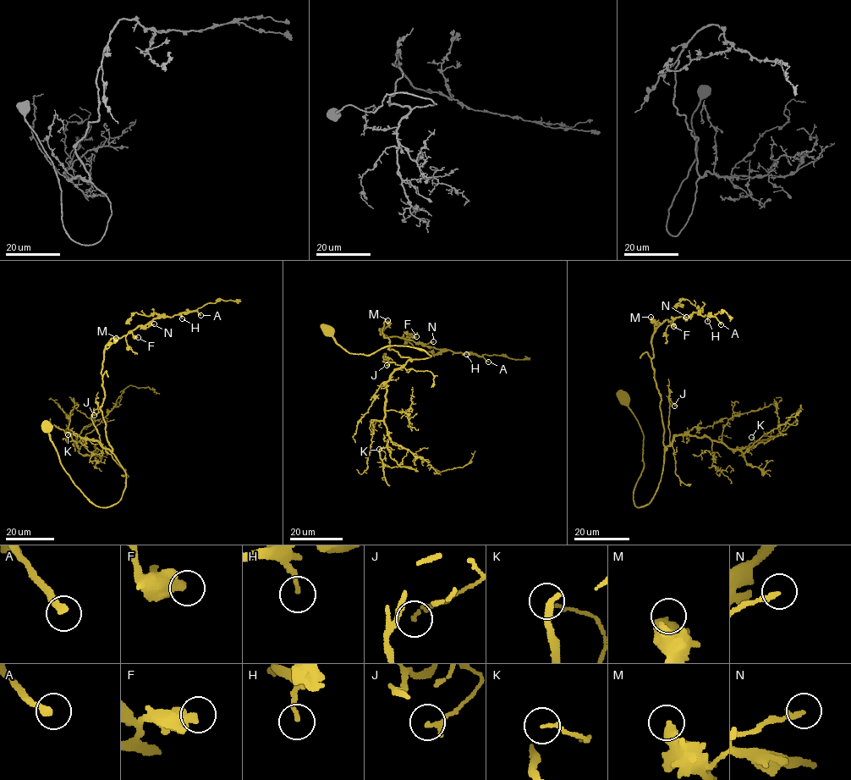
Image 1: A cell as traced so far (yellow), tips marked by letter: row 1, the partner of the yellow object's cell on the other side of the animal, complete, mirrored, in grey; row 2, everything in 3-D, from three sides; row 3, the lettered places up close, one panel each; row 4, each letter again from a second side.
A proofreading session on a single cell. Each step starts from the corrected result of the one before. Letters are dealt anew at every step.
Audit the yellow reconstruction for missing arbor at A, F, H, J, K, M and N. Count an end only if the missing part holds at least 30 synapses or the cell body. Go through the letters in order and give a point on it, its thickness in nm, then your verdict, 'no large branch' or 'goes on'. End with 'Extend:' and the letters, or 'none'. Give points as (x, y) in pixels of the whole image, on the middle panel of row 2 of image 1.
A: place (488, 362); calibre 280 nm; goes on
F: place (416, 336); calibre 550 nm; no large branch
H: place (466, 354); calibre 160 nm; no large branch
J: place (387, 365); calibre 120 nm; no large branch
K: place (379, 449); calibre 110 nm; no large branch
M: place (387, 320); calibre 440 nm; no large branch
N: place (433, 341); calibre 200 nm; no large branch
Extend: A

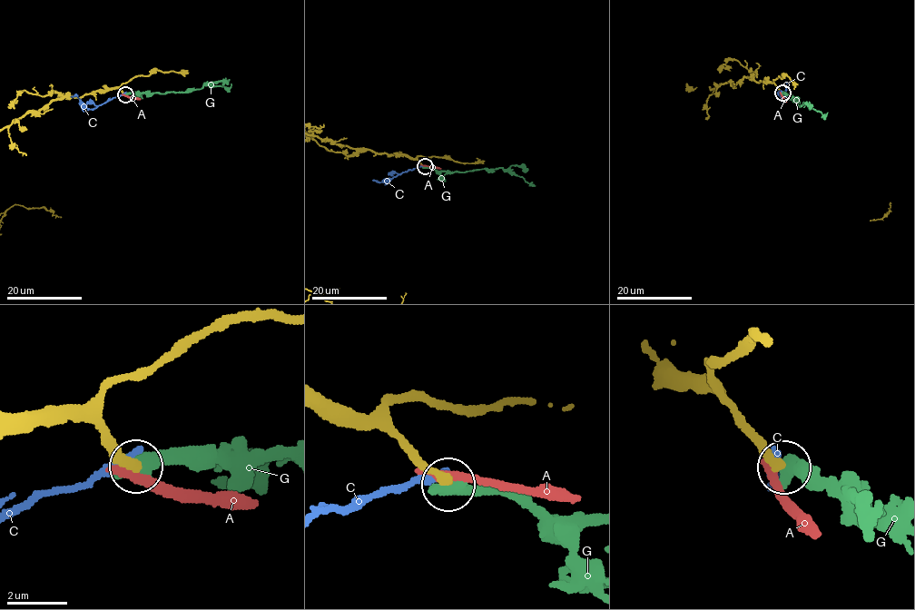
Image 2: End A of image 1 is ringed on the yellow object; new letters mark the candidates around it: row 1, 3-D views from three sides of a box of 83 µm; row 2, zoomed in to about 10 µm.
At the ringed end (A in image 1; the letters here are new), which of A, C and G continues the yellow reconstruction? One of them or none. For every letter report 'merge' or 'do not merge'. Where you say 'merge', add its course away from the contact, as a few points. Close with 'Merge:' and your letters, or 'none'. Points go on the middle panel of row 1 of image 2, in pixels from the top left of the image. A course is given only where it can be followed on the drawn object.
A: do not merge
C: do not merge
G: merge; course (424, 166), (438, 171), (503, 168), (535, 185)
Merge: G

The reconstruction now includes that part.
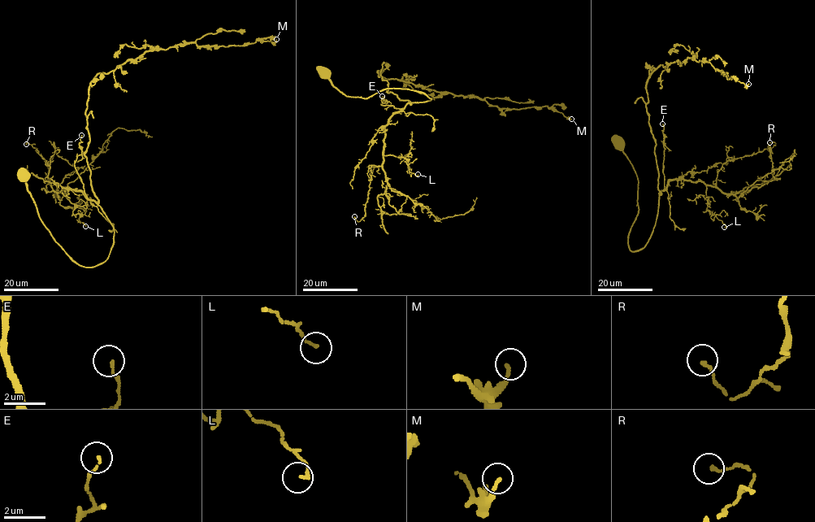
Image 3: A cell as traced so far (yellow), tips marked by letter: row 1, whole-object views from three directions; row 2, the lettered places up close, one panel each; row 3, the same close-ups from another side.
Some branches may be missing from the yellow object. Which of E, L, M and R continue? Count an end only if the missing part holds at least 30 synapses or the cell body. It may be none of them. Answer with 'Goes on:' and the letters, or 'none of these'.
Goes on: none of these

